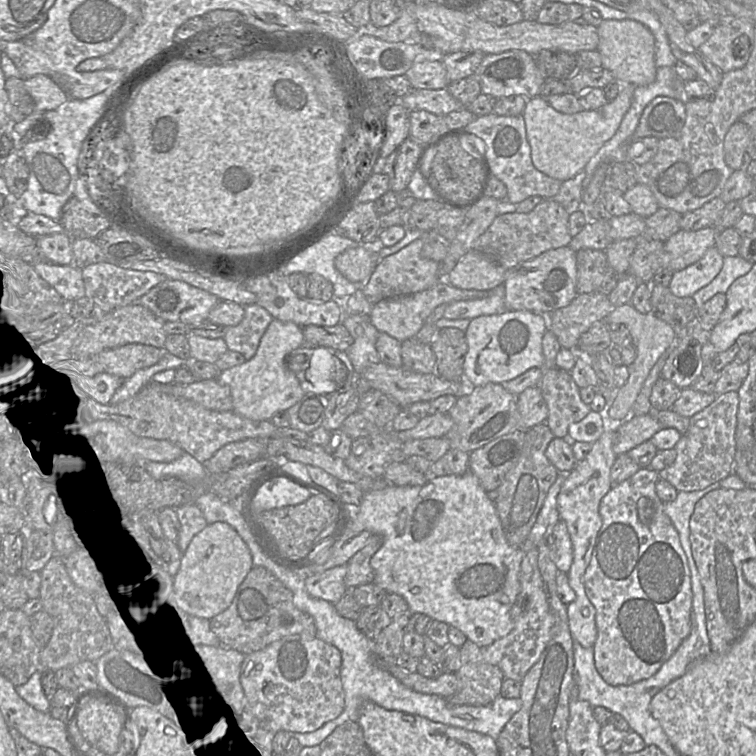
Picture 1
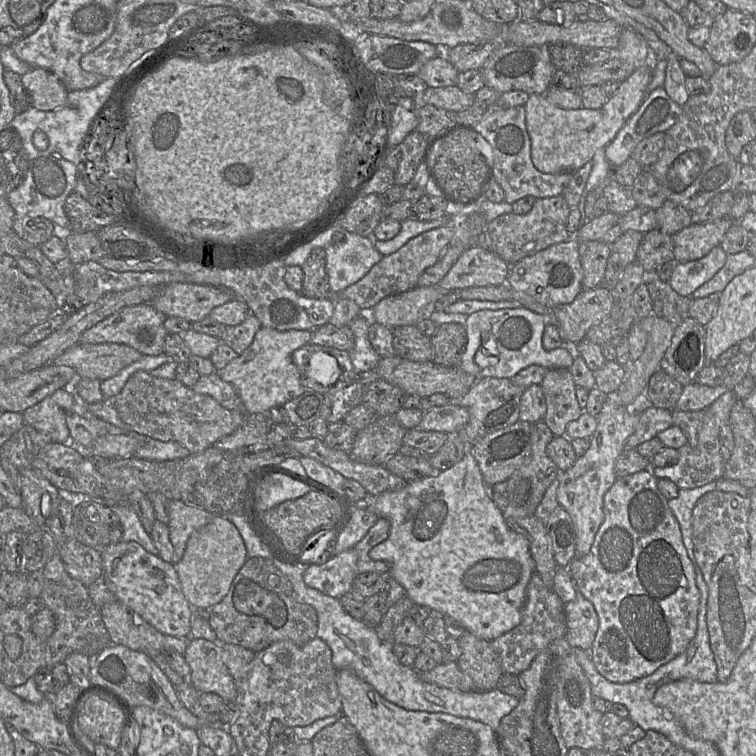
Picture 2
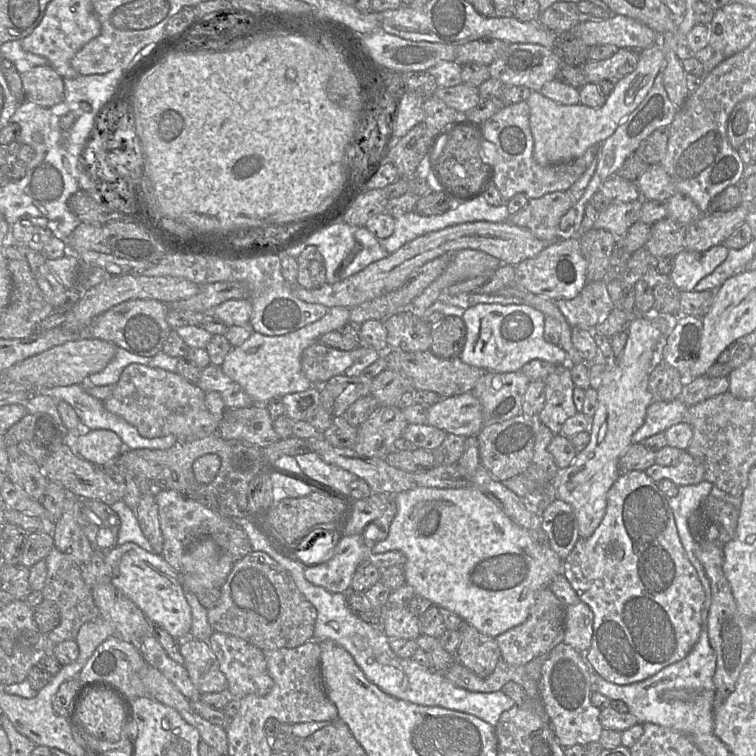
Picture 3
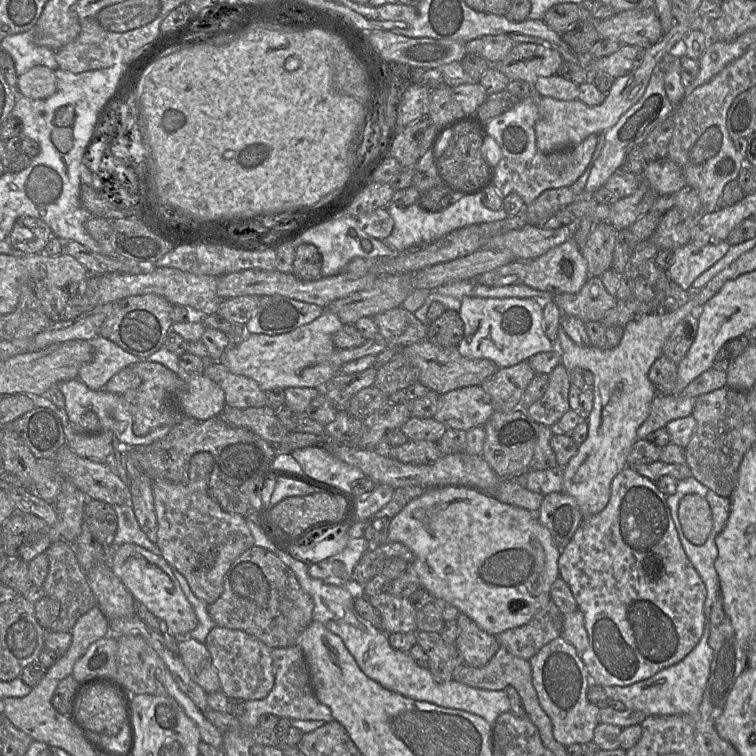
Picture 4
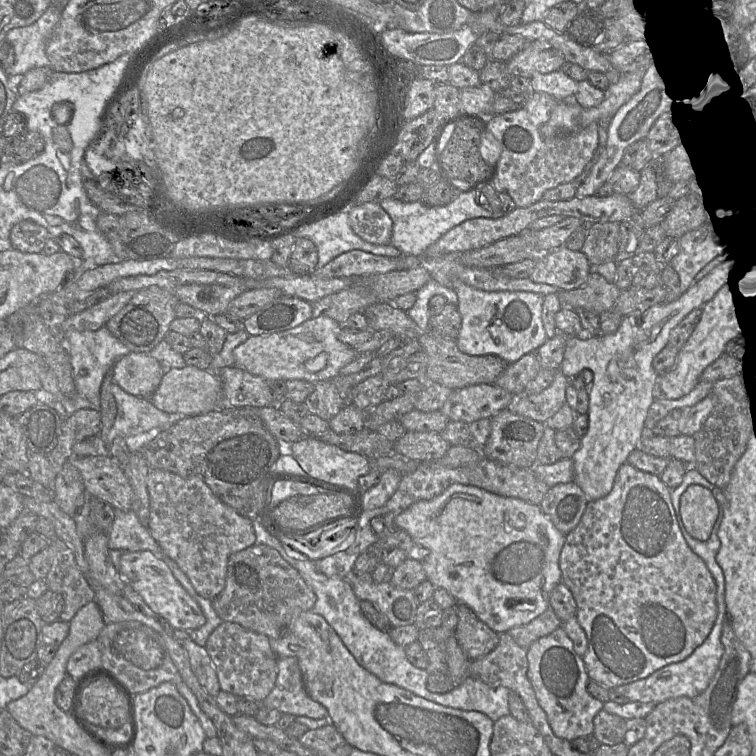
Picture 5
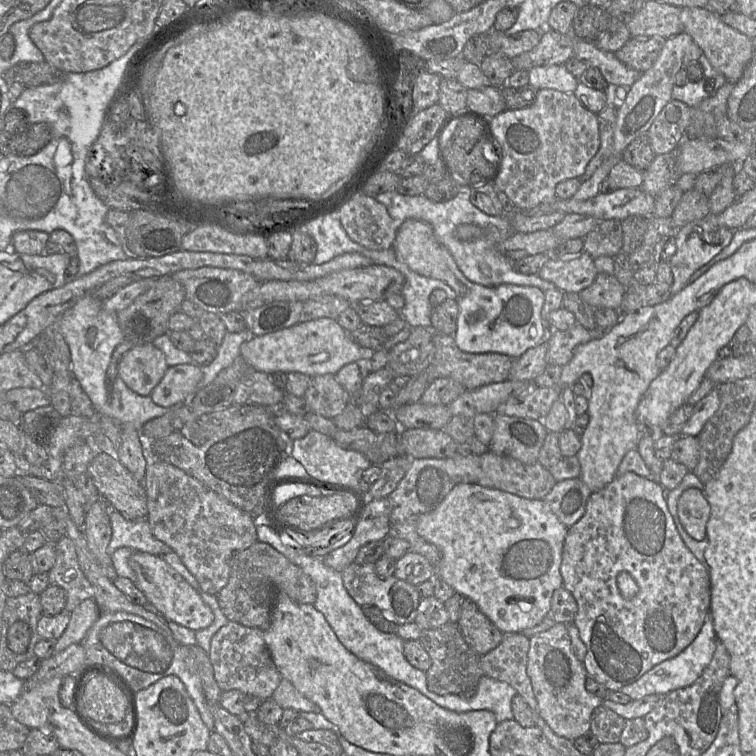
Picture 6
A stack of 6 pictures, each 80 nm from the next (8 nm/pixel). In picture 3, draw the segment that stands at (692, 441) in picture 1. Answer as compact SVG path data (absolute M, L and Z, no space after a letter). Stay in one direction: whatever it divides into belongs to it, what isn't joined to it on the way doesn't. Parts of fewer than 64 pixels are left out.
M682 450L679 462L675 466L654 464L645 470L655 482L669 479L677 486L696 485L705 481L705 468L699 460L695 460L687 450Z

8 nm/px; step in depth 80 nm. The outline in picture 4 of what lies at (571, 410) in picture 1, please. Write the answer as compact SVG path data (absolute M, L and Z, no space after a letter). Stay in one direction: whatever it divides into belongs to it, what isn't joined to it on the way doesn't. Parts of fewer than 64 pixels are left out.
M560 363L549 376L548 388L544 395L525 412L535 422L555 427L563 415L570 410L569 406L569 371Z

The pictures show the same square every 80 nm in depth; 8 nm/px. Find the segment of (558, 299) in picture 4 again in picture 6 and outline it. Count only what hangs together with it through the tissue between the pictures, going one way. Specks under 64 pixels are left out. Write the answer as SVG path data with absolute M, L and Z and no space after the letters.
M598 274L594 282L579 292L581 299L593 308L620 310L626 287L614 275Z

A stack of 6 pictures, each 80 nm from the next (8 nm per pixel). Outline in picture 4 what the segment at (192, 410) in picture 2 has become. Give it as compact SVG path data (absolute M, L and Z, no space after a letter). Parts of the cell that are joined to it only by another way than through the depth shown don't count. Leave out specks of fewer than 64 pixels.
M143 361L127 367L131 367L141 378L138 388L123 394L129 404L129 412L133 418L133 433L136 436L145 436L160 426L173 427L186 417L175 403L175 396L184 390L184 380L178 374L157 362Z

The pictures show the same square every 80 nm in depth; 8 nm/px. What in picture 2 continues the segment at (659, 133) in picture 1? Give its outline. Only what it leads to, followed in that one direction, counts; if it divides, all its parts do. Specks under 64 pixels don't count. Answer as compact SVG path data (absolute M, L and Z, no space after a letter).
M663 87L653 90L605 147L607 161L612 167L622 165L643 139L669 130L679 119L682 109Z

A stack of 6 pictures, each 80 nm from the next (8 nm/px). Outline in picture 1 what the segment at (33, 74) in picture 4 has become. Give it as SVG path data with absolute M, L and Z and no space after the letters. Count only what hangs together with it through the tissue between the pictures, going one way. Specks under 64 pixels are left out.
M38 74L24 79L24 85L34 101L36 110L51 111L68 100L62 88L46 75Z

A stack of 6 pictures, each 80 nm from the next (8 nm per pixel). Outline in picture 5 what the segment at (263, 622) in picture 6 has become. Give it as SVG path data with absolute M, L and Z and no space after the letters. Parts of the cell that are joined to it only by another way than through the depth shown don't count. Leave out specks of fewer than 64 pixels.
M254 544L232 554L228 559L224 589L212 599L212 605L223 622L232 622L264 634L269 639L283 636L298 614L310 611L316 596L299 572L273 548Z

